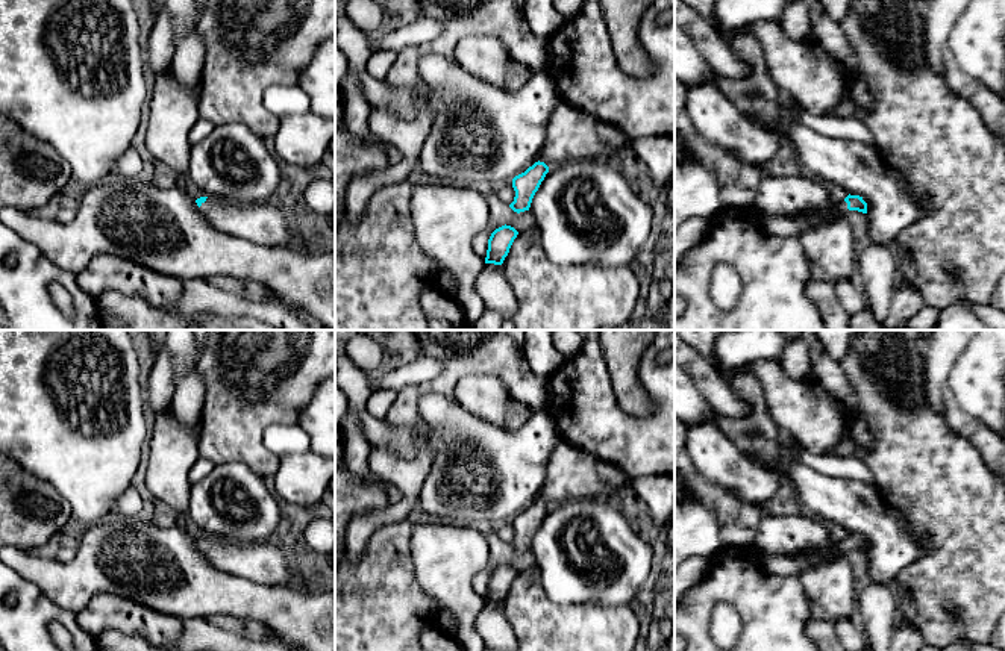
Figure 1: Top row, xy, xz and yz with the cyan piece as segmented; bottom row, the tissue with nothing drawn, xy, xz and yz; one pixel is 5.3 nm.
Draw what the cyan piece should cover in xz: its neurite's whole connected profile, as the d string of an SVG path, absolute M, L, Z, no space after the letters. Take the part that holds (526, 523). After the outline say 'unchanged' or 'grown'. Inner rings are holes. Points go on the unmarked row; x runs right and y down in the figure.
M567 441L559 442L549 456L546 480L538 500L512 518L515 530L509 547L520 553L529 550L532 537L550 506L575 500L603 500L612 503L618 494L631 487L605 480L597 471L597 457Z; grown

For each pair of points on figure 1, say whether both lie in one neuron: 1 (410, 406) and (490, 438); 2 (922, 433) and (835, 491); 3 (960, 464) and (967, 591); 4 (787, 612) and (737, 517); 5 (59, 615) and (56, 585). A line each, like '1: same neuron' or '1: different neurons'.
1: different neurons
2: different neurons
3: same neuron
4: different neurons
5: different neurons

